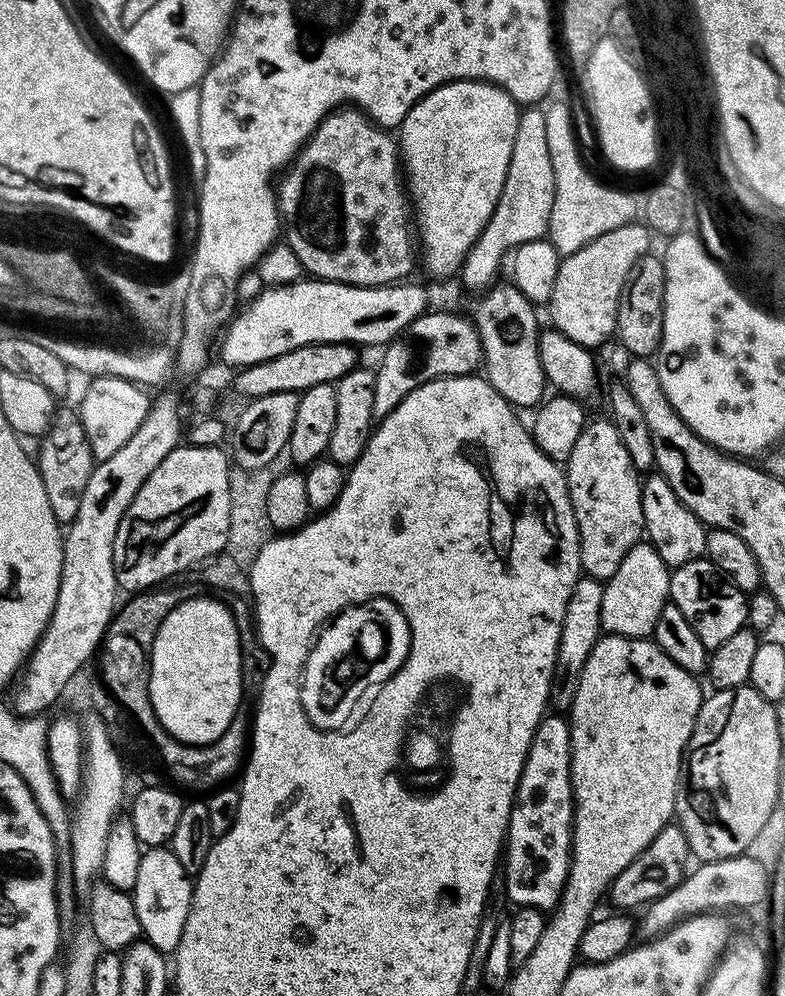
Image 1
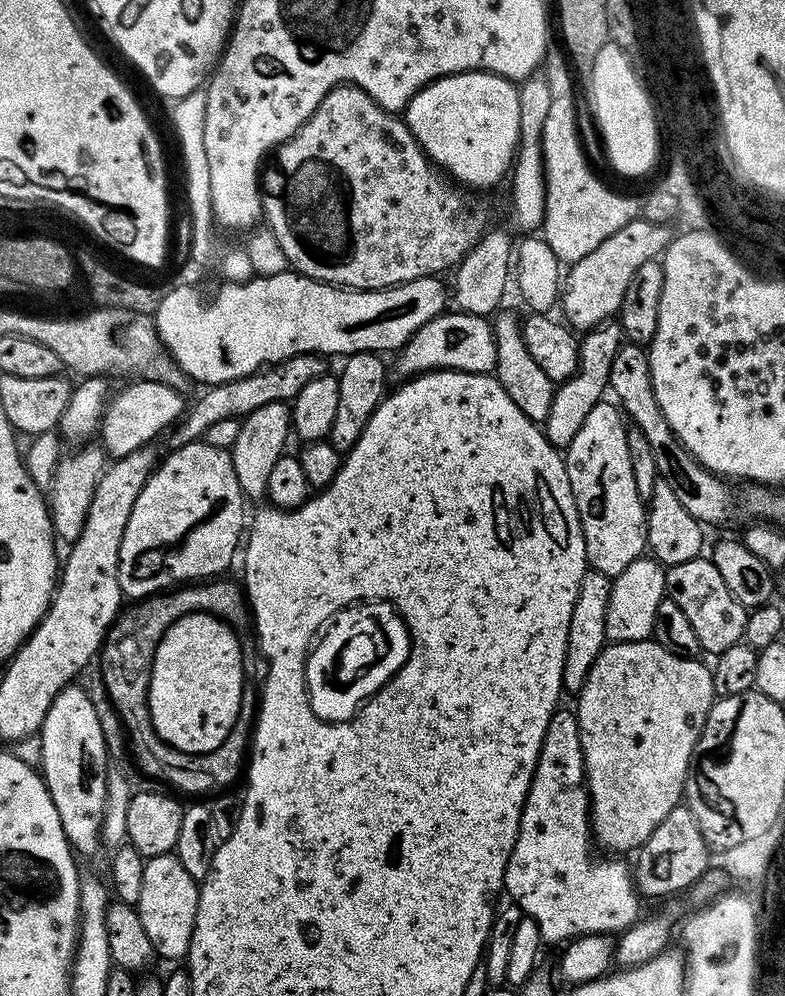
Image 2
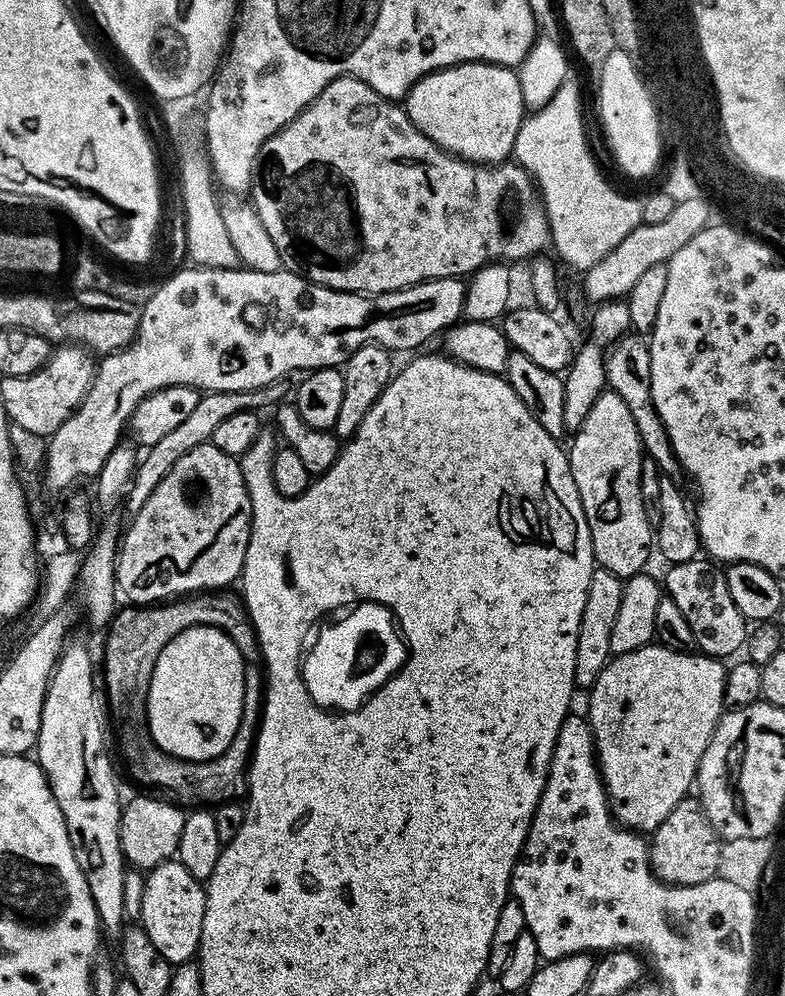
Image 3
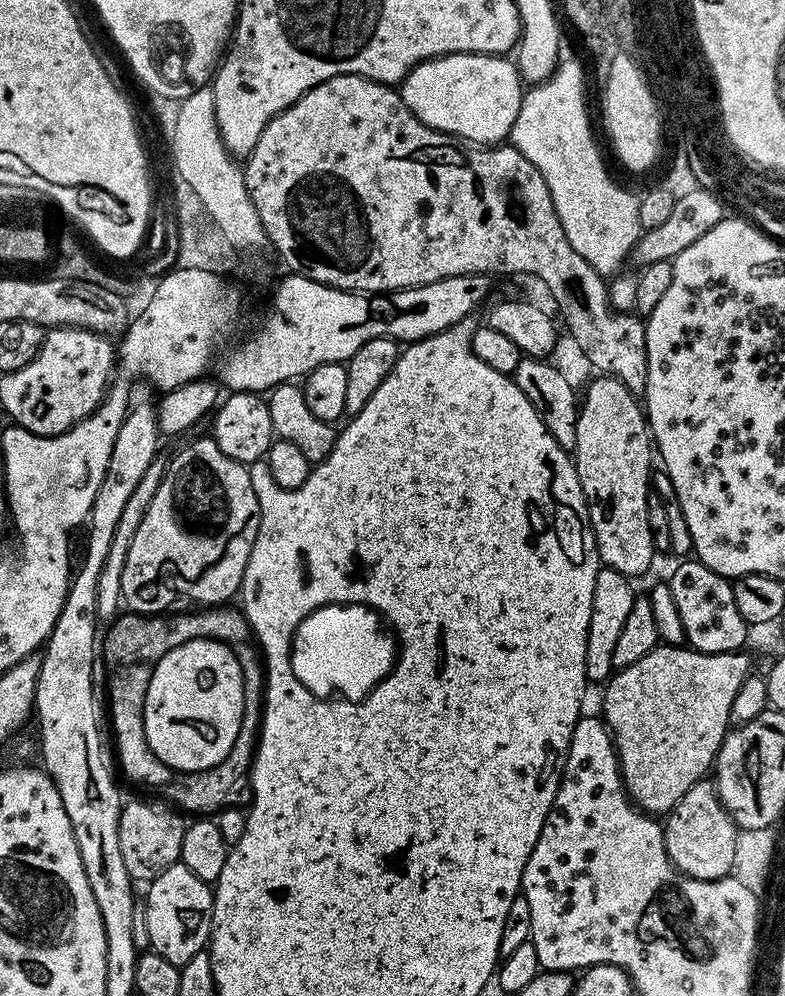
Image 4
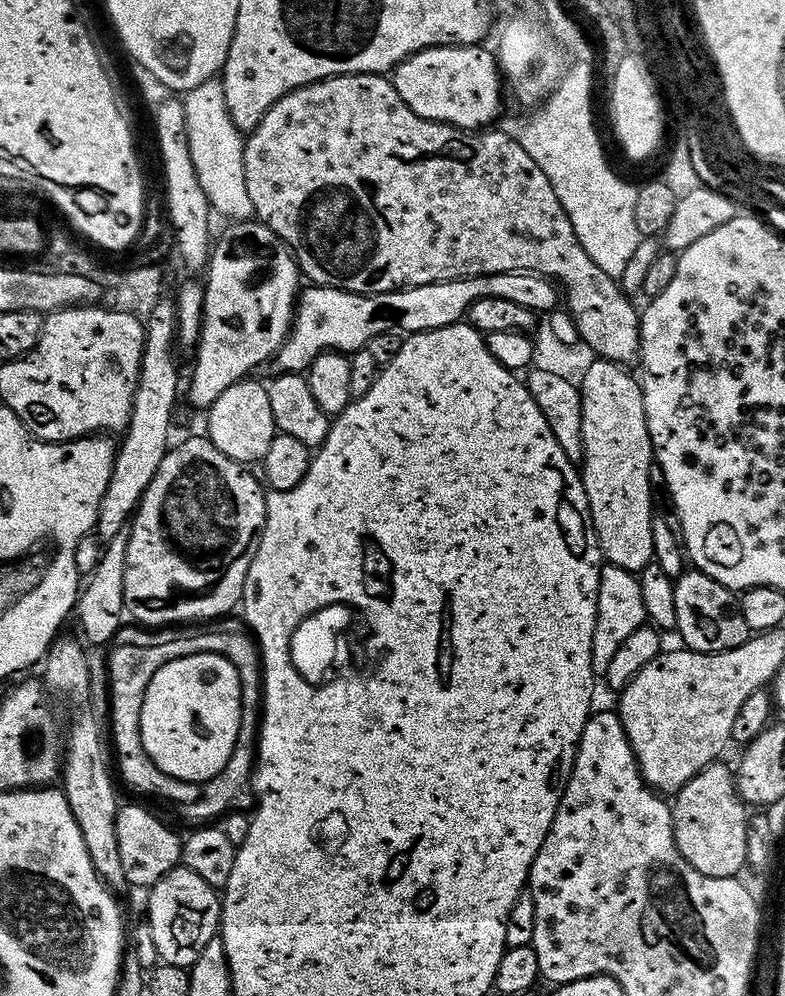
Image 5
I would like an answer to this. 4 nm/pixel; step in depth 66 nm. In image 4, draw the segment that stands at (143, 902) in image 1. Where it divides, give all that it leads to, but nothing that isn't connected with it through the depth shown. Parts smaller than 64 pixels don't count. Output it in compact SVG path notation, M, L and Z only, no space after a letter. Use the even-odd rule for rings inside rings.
M172 864L158 879L147 885L148 896L144 900L146 908L146 926L150 934L151 951L157 952L172 964L182 966L194 958L194 954L205 951L212 934L212 893L213 889L202 878L198 878L184 864Z

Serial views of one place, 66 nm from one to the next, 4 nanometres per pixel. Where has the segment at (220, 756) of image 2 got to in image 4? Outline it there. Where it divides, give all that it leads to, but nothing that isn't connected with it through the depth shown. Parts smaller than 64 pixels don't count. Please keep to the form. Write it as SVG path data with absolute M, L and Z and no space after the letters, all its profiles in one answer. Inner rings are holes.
M242 722L238 738L234 746L230 746L230 754L226 754L218 766L210 766L201 772L185 772L175 777L176 785L175 780L171 785L173 798L185 808L185 813L196 812L192 814L215 814L223 808L247 805L252 799L251 774L257 747L258 734L252 731L252 724Z

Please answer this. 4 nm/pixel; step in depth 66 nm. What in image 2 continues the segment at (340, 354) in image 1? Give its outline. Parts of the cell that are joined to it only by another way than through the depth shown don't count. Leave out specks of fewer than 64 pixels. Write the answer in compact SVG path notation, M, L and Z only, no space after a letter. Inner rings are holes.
M298 354L294 358L286 358L280 364L274 364L250 374L246 378L238 378L234 382L222 382L209 387L196 402L196 405L185 411L182 419L171 429L172 448L181 448L187 444L195 444L214 422L226 422L226 418L240 420L249 416L254 410L271 403L295 401L296 395L314 378L325 375L325 357L314 354Z

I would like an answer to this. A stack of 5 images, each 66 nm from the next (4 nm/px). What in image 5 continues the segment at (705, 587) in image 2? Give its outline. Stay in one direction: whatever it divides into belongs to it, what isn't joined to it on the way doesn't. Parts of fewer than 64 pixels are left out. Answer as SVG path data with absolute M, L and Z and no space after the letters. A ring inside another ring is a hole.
M685 570L675 577L674 614L675 631L684 639L683 647L694 652L734 650L750 638L737 593L699 570Z

